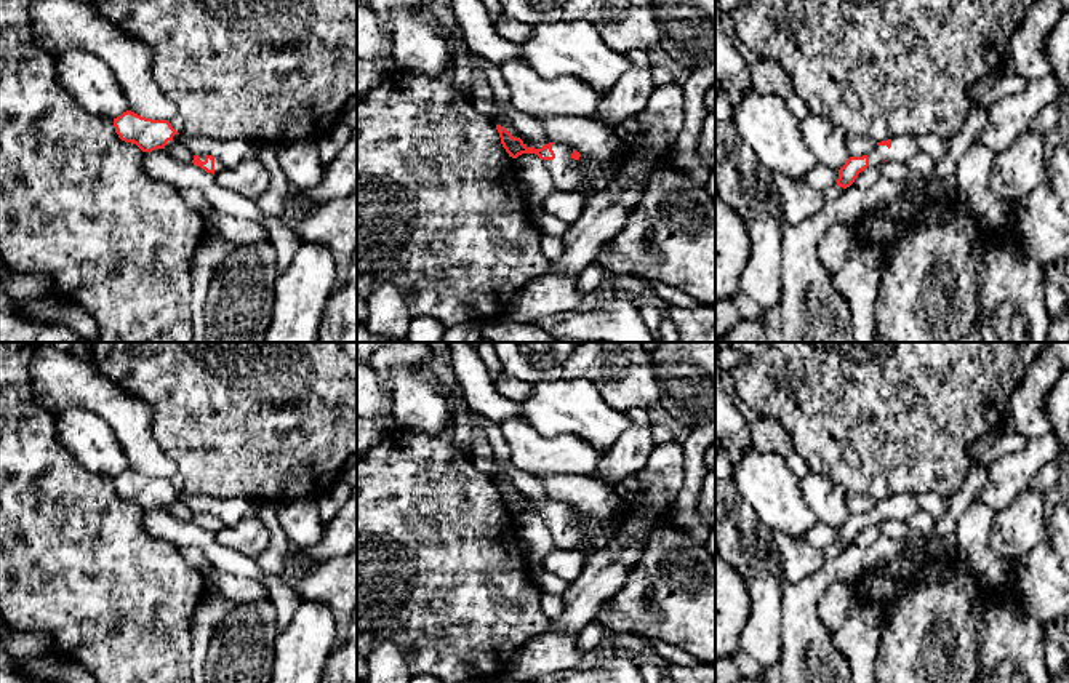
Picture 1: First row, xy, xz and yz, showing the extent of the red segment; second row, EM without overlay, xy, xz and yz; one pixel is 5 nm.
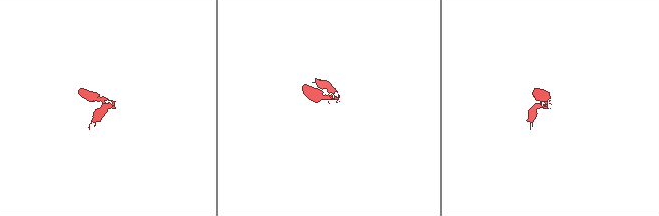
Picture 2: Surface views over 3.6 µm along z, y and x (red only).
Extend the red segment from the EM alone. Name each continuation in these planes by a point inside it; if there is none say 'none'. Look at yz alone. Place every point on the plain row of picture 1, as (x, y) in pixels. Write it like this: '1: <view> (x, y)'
1: yz (903, 507)

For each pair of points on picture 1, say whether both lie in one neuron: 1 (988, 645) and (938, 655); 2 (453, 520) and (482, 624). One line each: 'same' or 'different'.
1: different
2: same

